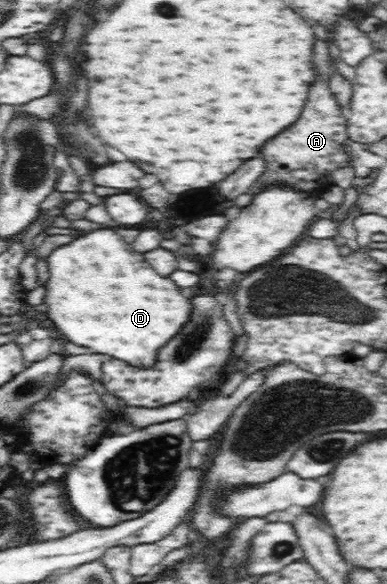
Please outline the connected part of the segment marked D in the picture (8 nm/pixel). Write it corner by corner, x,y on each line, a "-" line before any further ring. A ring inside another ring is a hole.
111,228
93,230
73,244
54,249
46,258
46,263
49,266
44,297
46,318
59,328
57,335
65,342
91,348
93,354
106,354
135,368
153,368
161,348
169,344
169,340
173,340
173,336
177,336
191,320
191,298
187,298
173,280
161,278
157,272
153,272
153,268
145,264
145,258
133,252
131,246
125,244
123,238

